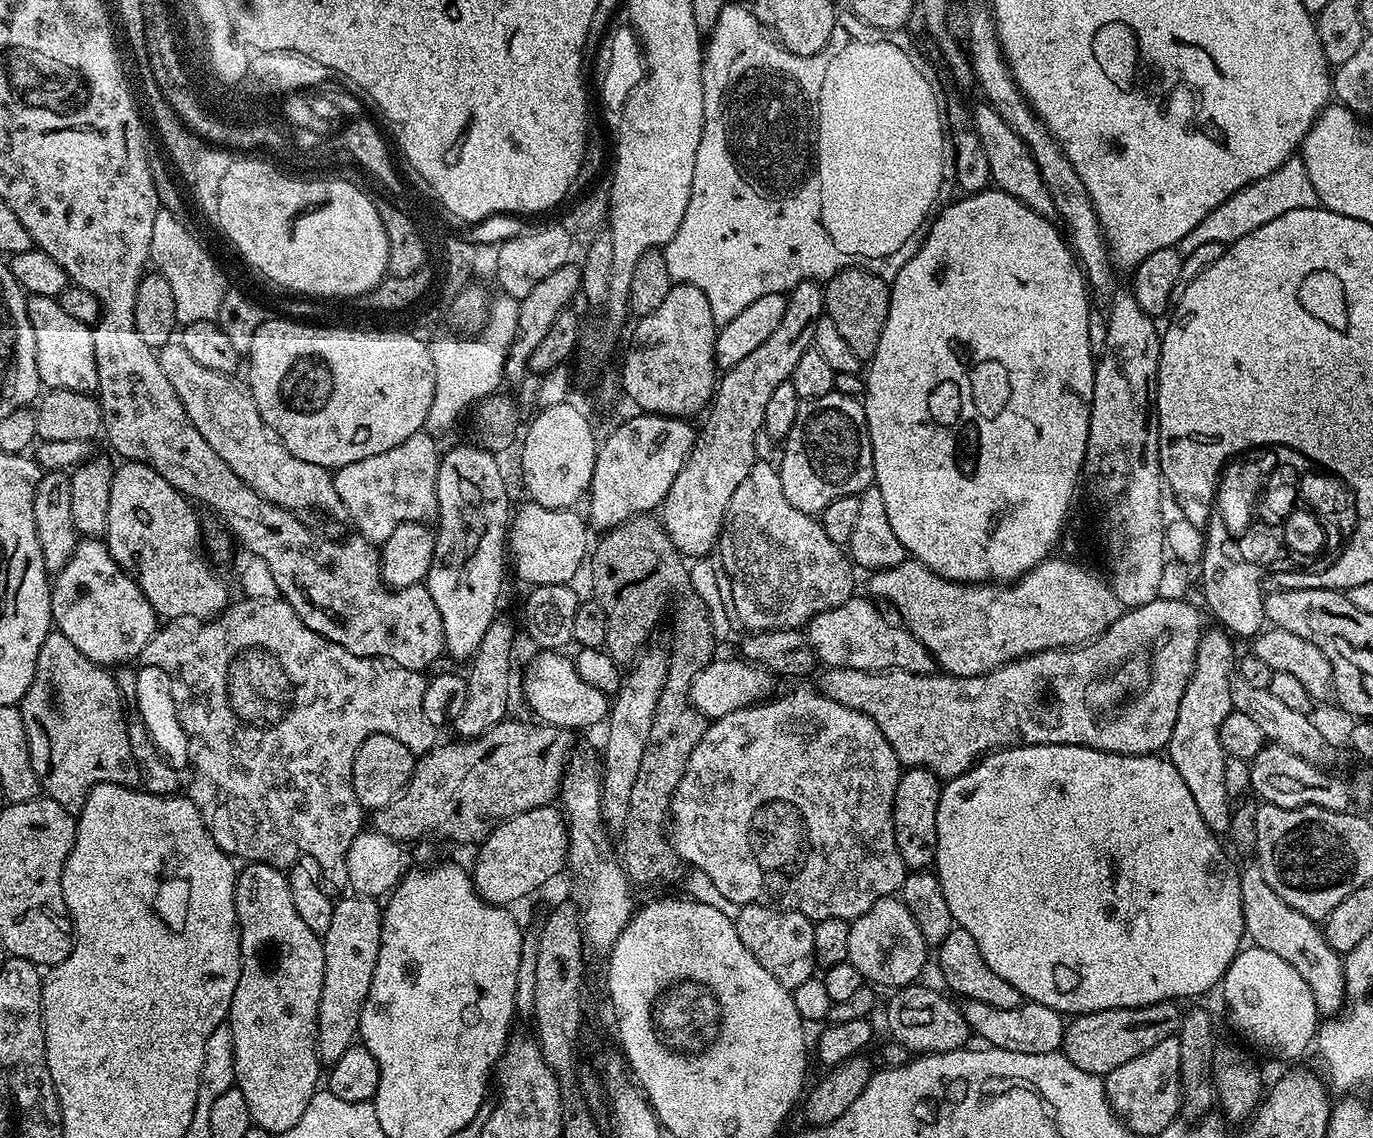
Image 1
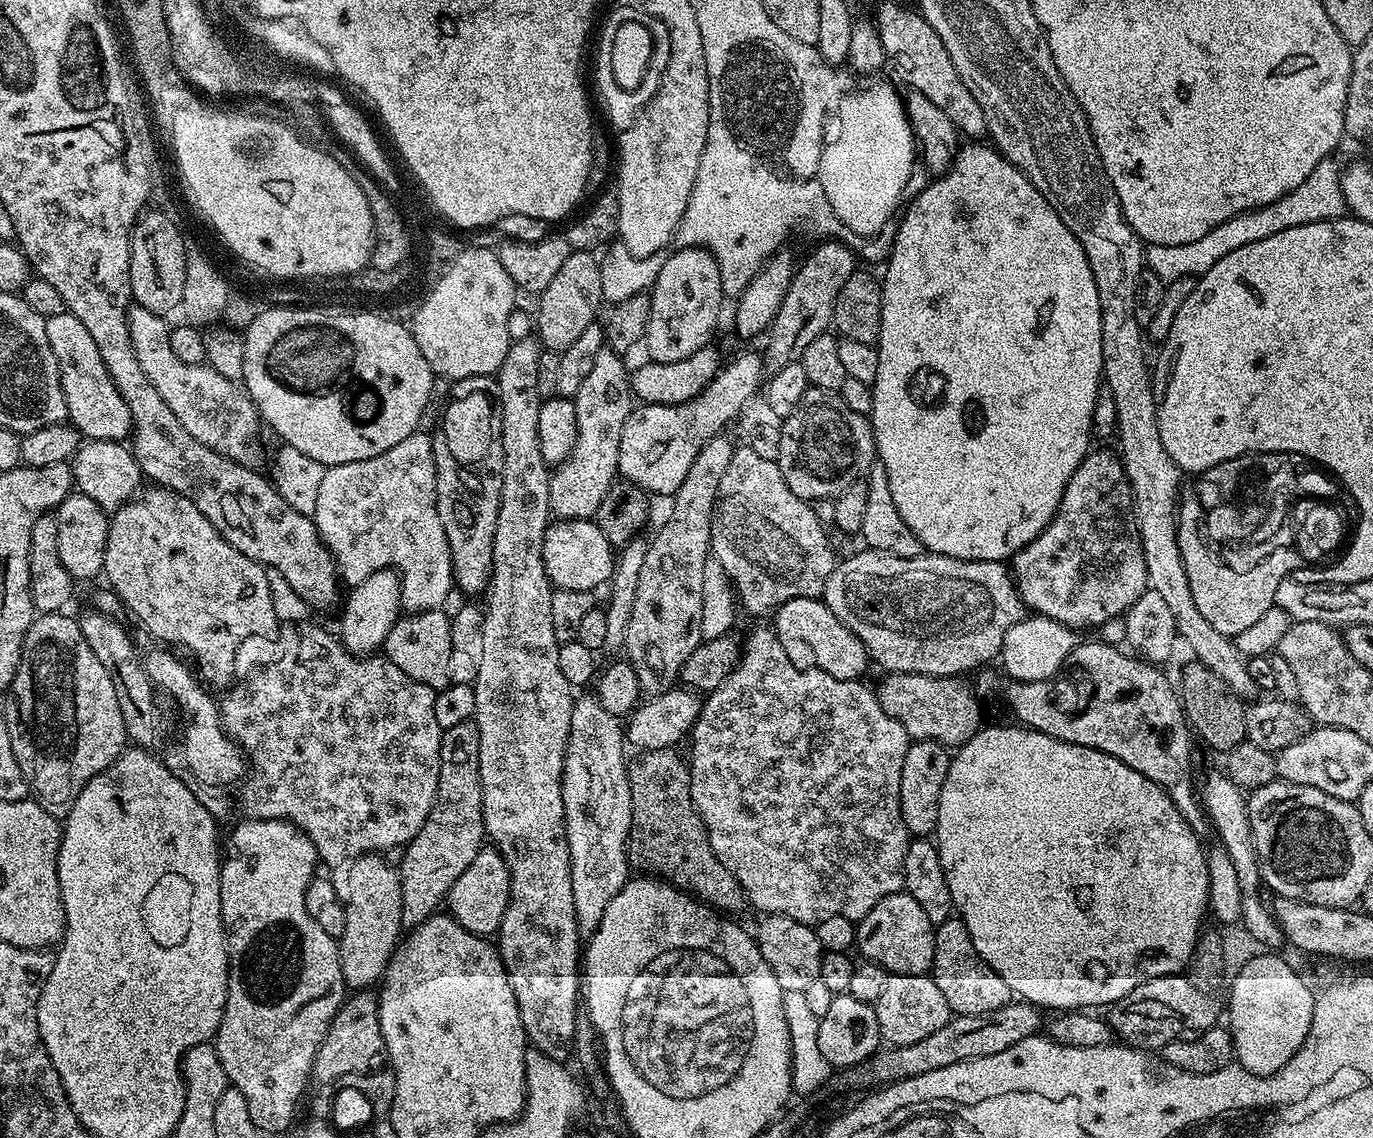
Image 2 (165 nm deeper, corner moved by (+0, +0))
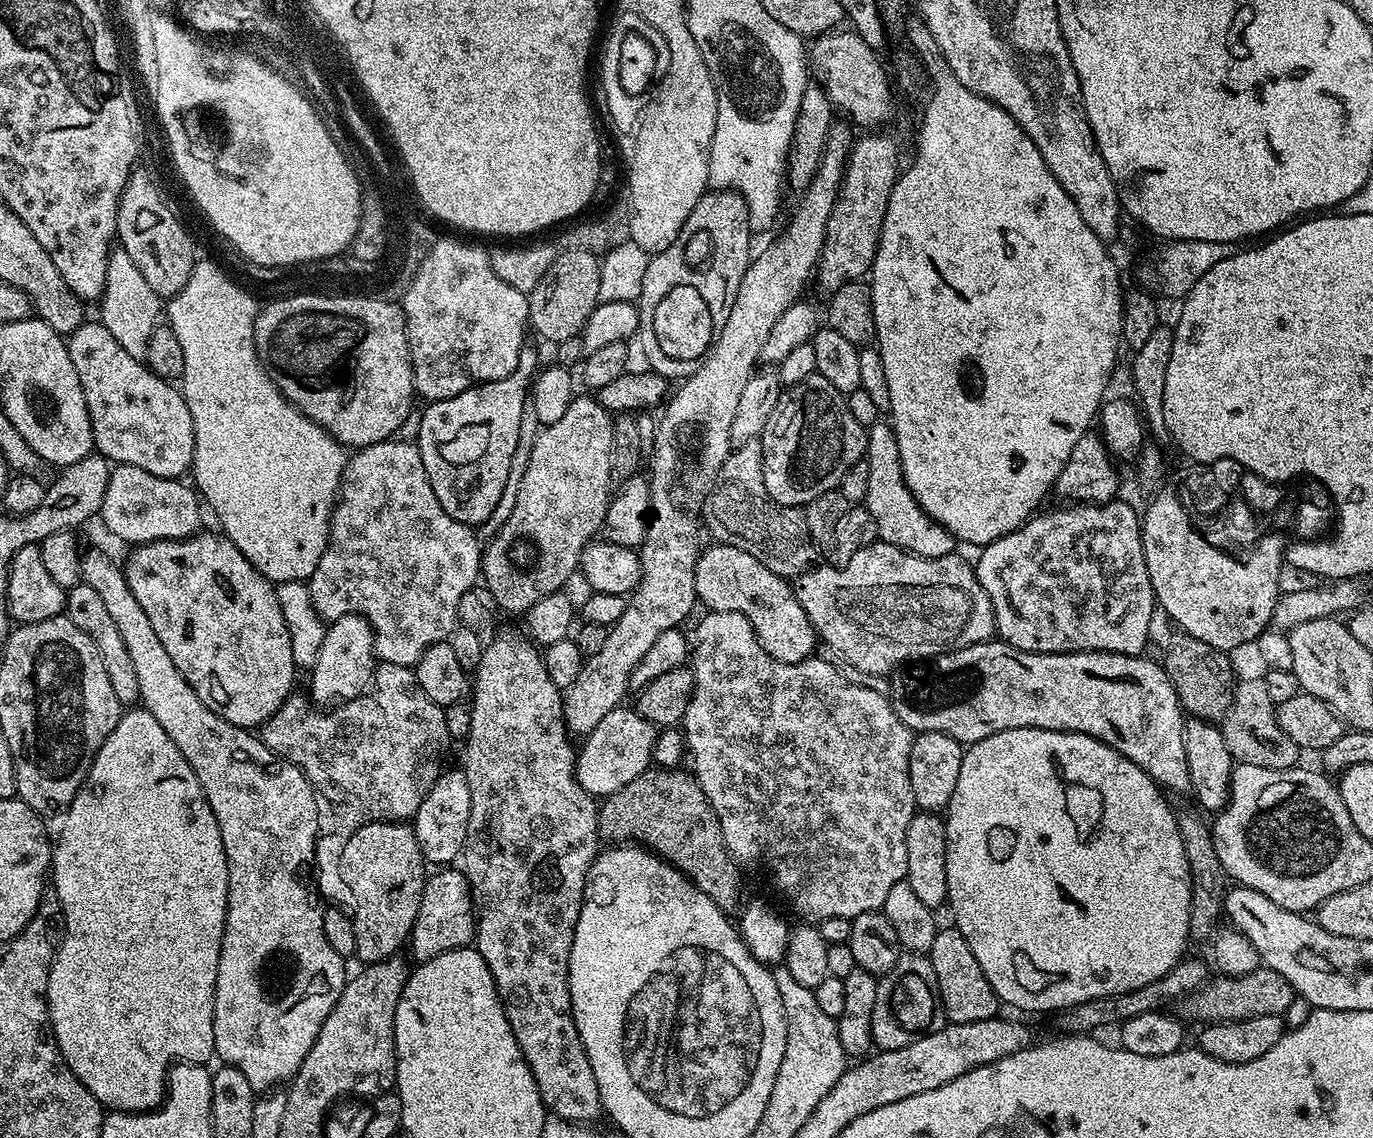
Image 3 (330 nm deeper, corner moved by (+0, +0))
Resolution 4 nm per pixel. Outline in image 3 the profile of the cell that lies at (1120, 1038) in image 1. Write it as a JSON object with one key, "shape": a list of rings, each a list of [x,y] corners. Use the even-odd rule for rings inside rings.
{"shape":[[[1266,967],[1255,968],[1250,974],[1241,976],[1217,975],[1200,985],[1196,991],[1189,993],[1179,1001],[1179,1015],[1185,1021],[1204,1020],[1203,1022],[1219,1022],[1221,1020],[1245,1020],[1259,1016],[1283,1017],[1288,1007],[1295,1002],[1296,991],[1278,974],[1278,970]]]}

